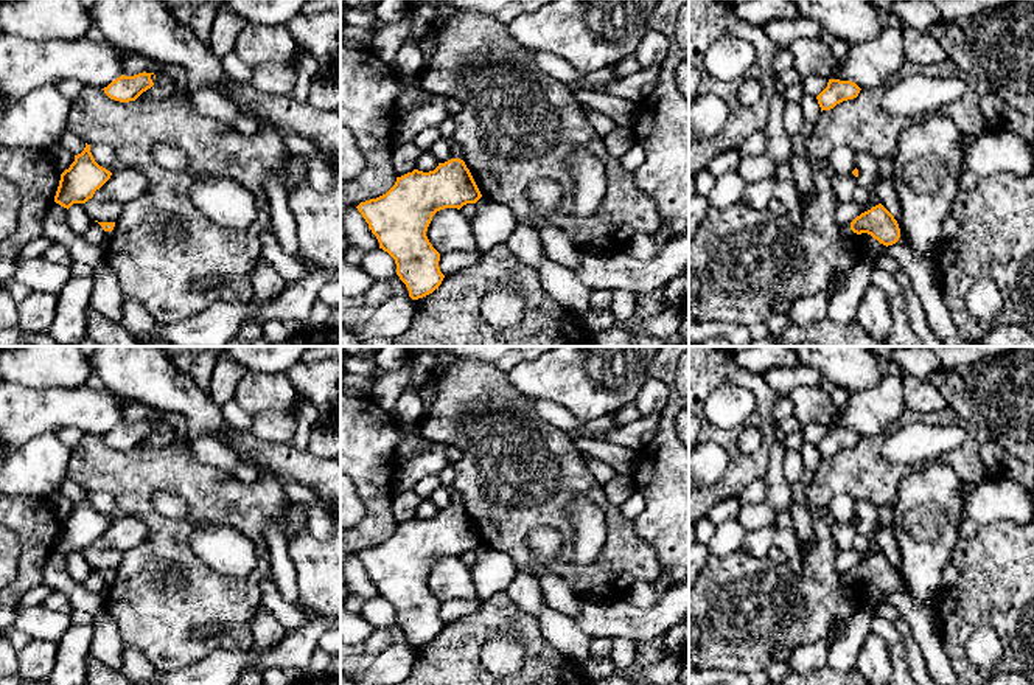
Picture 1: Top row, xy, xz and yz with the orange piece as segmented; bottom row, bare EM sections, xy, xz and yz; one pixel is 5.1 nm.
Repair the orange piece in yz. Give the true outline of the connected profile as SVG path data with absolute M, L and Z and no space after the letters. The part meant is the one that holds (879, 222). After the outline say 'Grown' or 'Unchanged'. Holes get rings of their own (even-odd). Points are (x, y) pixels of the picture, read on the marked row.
M882 203L861 213L849 225L844 225L843 233L847 236L868 233L886 247L896 244L900 238L897 221Z. Grown

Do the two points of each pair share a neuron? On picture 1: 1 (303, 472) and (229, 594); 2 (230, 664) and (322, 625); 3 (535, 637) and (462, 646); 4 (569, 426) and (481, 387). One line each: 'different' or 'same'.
1: different
2: same
3: same
4: different

